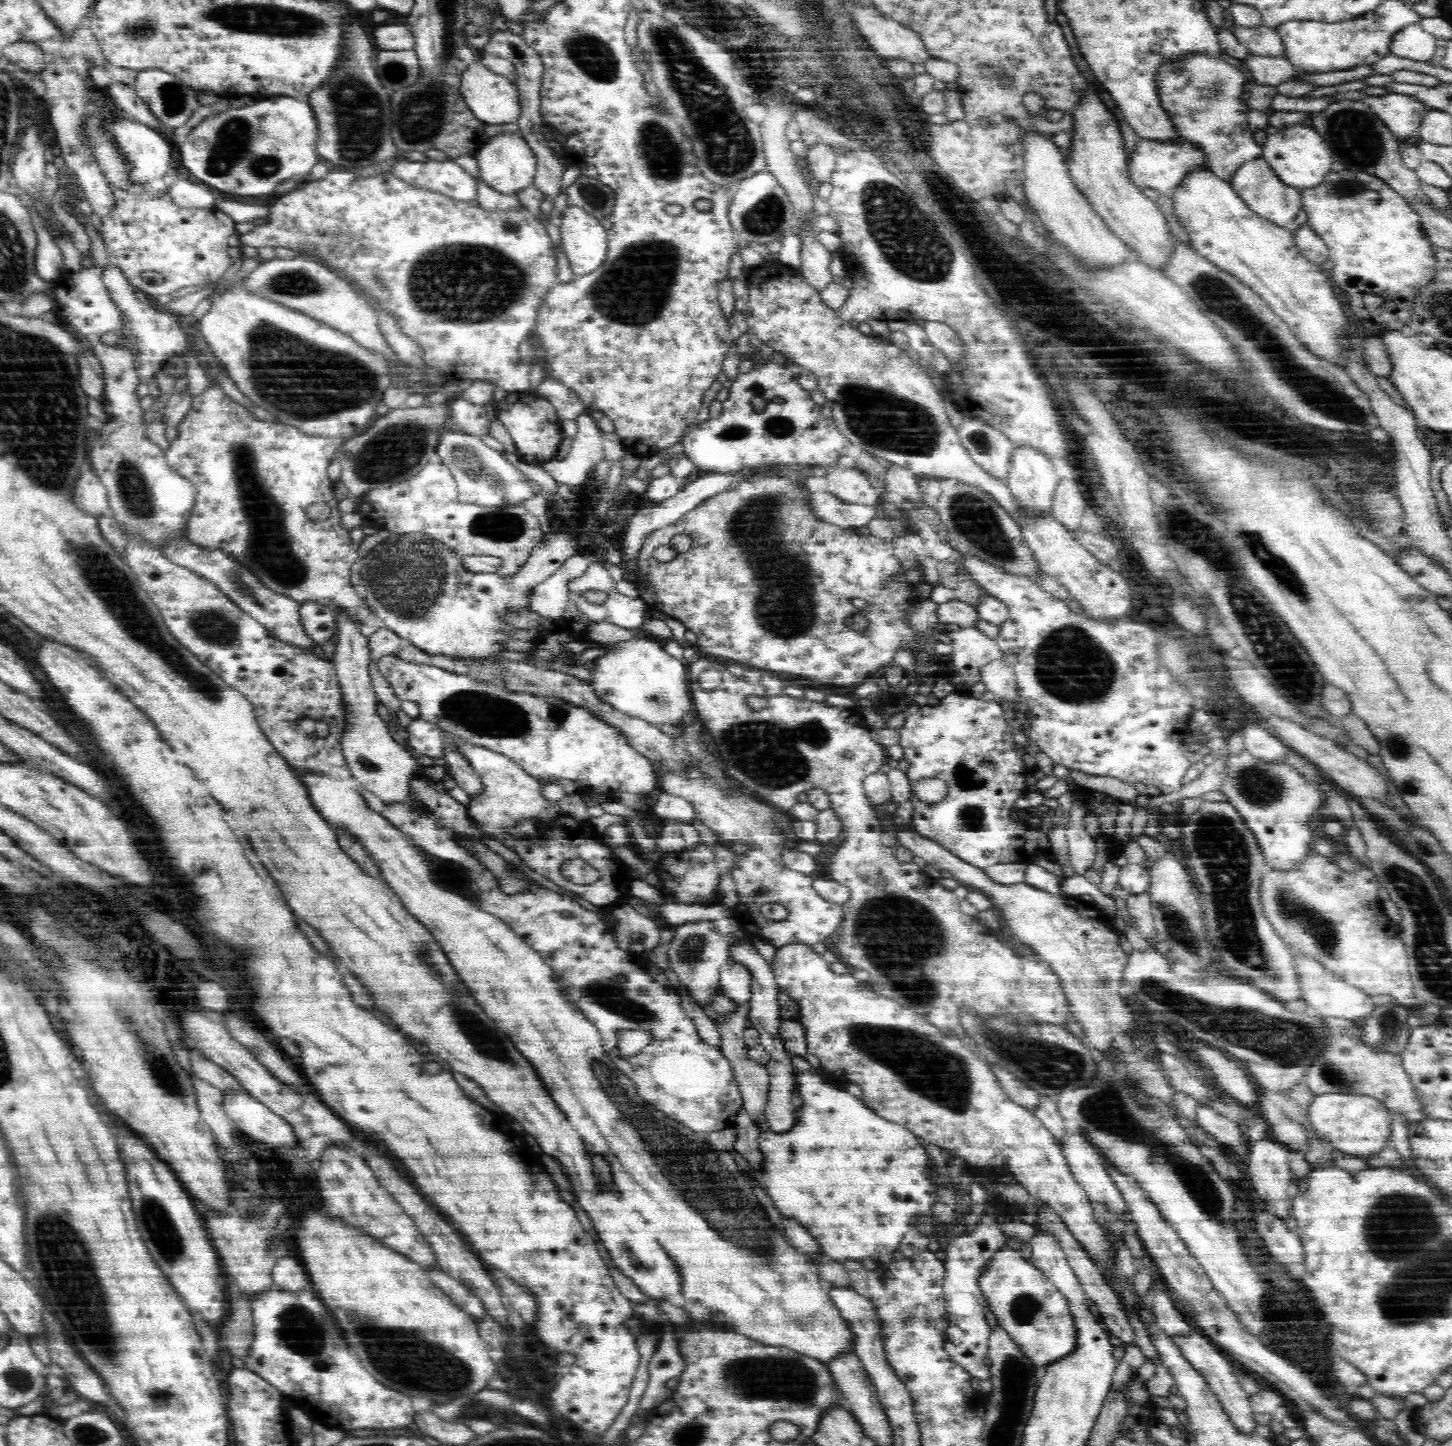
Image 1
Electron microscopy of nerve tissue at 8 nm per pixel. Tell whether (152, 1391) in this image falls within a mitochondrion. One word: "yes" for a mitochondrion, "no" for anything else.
yes

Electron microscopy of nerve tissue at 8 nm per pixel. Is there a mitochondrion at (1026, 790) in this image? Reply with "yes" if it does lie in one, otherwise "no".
no

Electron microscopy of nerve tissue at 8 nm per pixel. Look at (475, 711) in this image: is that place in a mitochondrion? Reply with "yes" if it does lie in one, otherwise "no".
yes

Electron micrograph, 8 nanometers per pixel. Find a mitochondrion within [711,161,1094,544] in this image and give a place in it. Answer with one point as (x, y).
(913, 244)

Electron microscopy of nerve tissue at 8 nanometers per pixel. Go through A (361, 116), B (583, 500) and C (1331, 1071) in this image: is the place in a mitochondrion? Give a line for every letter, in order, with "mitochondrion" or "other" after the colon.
A: mitochondrion
B: other
C: mitochondrion

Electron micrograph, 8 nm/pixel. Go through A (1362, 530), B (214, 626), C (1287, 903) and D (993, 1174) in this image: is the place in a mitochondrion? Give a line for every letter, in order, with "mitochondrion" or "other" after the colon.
A: other
B: mitochondrion
C: mitochondrion
D: other

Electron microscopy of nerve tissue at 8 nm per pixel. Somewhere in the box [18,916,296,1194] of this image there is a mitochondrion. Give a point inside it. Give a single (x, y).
(161, 1068)

